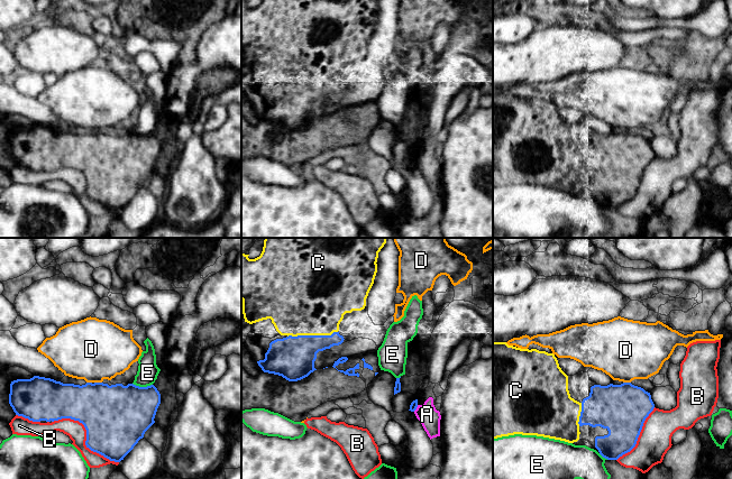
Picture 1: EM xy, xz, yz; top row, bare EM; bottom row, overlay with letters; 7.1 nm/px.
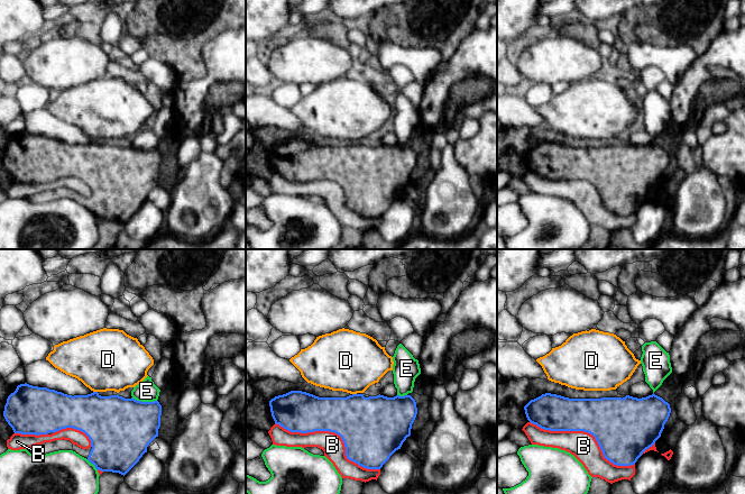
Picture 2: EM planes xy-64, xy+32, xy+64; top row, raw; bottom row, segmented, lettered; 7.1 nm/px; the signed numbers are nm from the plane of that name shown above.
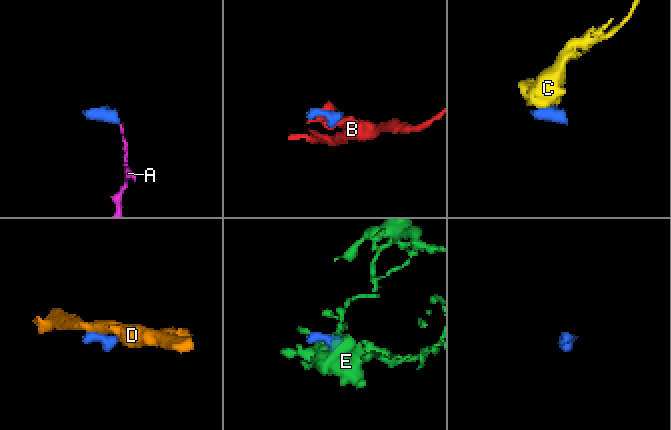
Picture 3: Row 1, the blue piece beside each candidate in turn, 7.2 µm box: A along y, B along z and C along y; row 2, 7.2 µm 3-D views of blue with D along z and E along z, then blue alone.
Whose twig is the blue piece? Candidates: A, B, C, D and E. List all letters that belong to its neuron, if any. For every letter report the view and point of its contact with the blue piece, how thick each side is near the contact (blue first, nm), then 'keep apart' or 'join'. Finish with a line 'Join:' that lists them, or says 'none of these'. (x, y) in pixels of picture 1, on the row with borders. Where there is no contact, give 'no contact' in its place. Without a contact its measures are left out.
A: xz (415, 408) | 50/150 nm | keep apart
B: xy (87, 435) | 460/130 nm | keep apart
C: xz (312, 335) | 300/500 nm | join
D: xy (98, 383) | 420/440 nm | keep apart
E: xy (143, 387) | 420/150 nm | keep apart
Join: C

